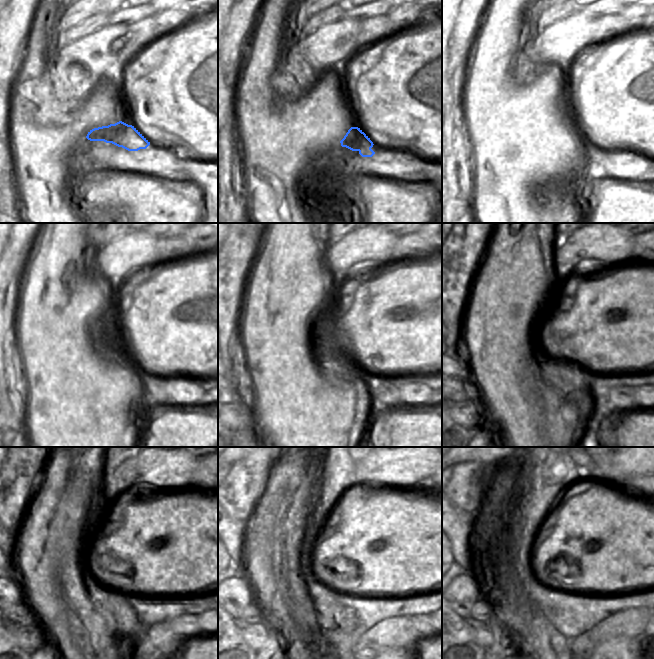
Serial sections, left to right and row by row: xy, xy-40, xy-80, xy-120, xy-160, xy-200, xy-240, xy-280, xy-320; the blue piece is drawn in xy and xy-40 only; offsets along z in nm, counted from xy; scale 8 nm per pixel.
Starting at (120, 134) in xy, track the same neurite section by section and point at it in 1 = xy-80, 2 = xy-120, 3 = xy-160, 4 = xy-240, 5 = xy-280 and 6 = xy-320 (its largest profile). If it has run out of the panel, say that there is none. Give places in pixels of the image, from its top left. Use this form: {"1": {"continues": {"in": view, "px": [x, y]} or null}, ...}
{"1": {"continues": {"in": "xy-80", "px": [588, 149]}}, "2": {"continues": {"in": "xy-120", "px": [154, 389]}}, "3": {"continues": {"in": "xy-160", "px": [383, 391]}}, "4": {"continues": {"in": "xy-240", "px": [184, 625]}}, "5": {"continues": {"in": "xy-280", "px": [421, 622]}}, "6": {"continues": {"in": "xy-320", "px": [645, 628]}}}

